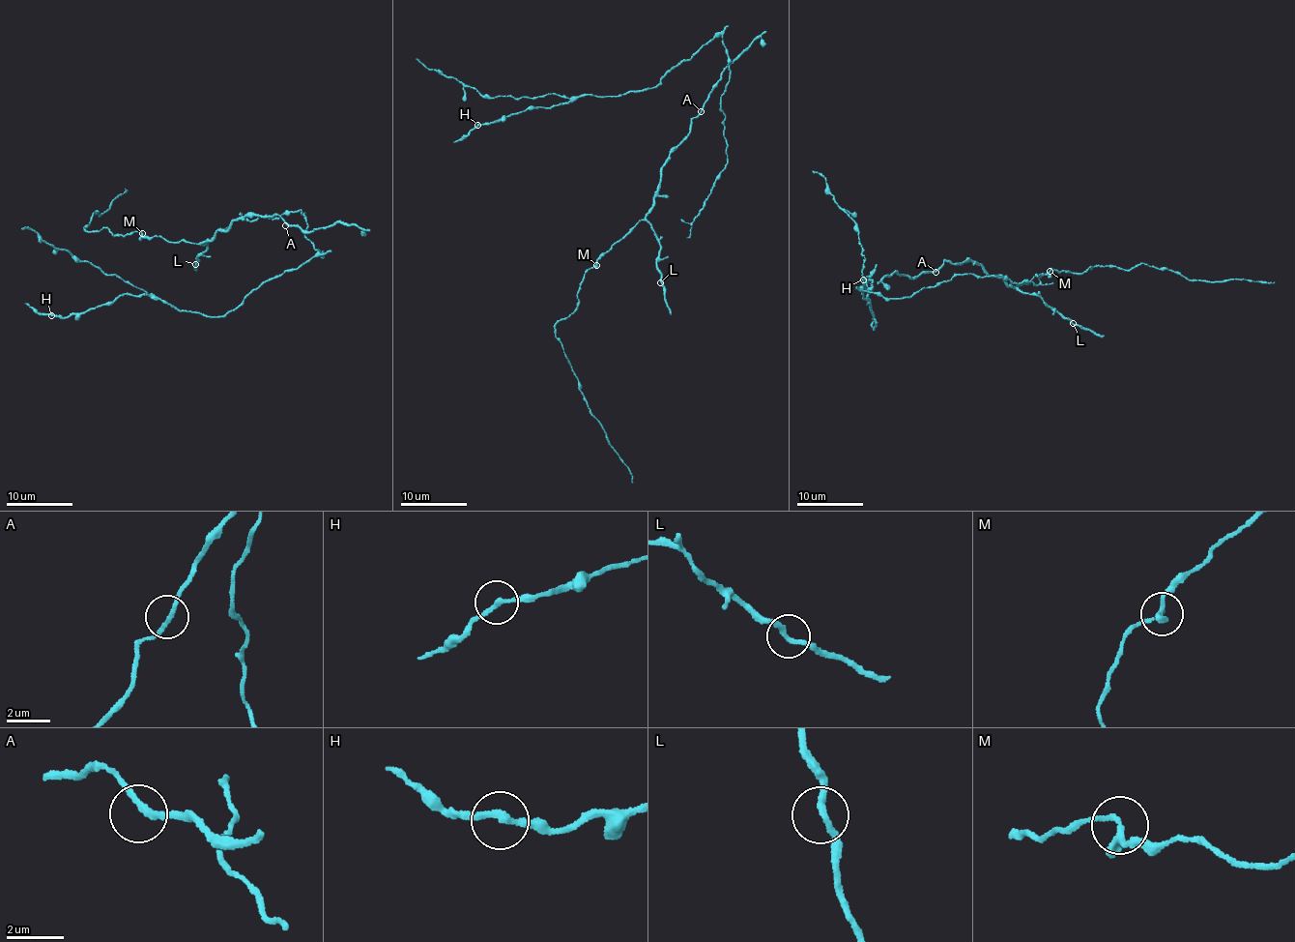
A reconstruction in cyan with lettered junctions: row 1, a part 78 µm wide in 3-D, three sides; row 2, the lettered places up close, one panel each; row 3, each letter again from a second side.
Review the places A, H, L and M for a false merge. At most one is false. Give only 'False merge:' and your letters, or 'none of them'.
False merge: M

